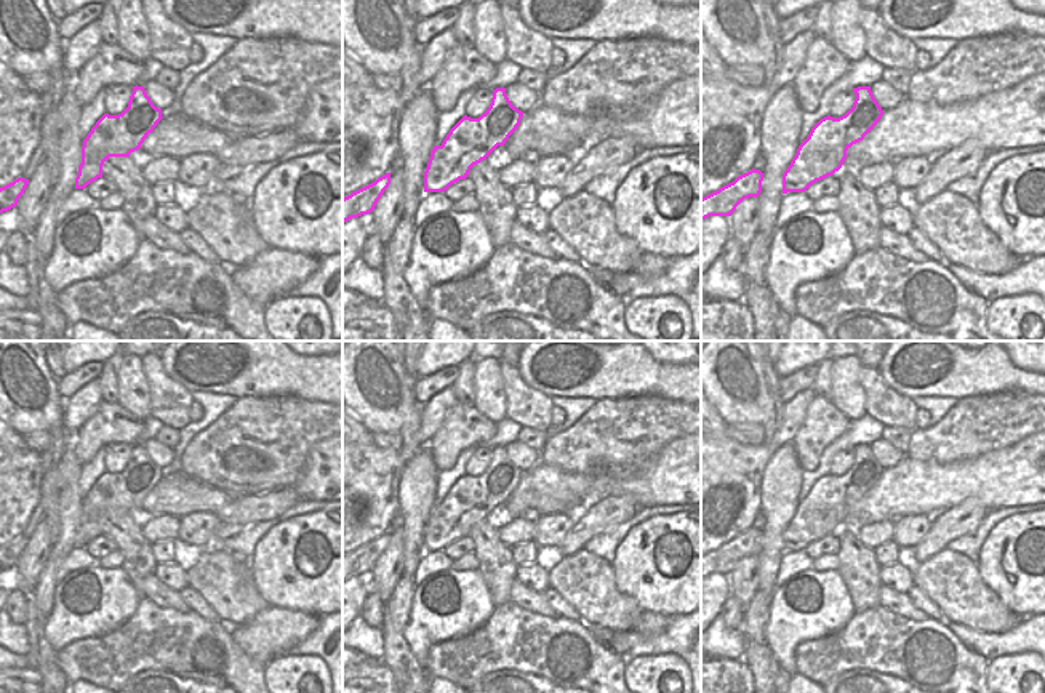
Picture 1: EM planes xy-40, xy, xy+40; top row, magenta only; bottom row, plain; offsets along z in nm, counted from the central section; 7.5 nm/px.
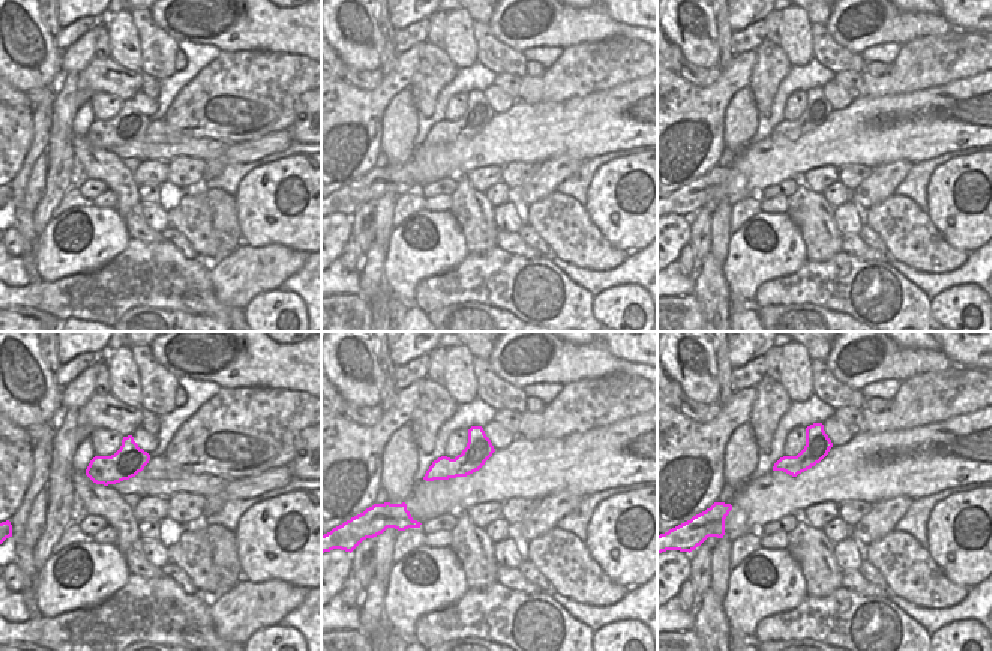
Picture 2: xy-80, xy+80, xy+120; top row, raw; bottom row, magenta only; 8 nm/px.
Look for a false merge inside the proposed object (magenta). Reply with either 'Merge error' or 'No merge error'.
Merge error.

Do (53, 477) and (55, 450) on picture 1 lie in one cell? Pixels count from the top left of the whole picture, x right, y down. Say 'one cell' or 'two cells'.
two cells

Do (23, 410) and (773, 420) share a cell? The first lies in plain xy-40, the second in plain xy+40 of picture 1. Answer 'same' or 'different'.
different

